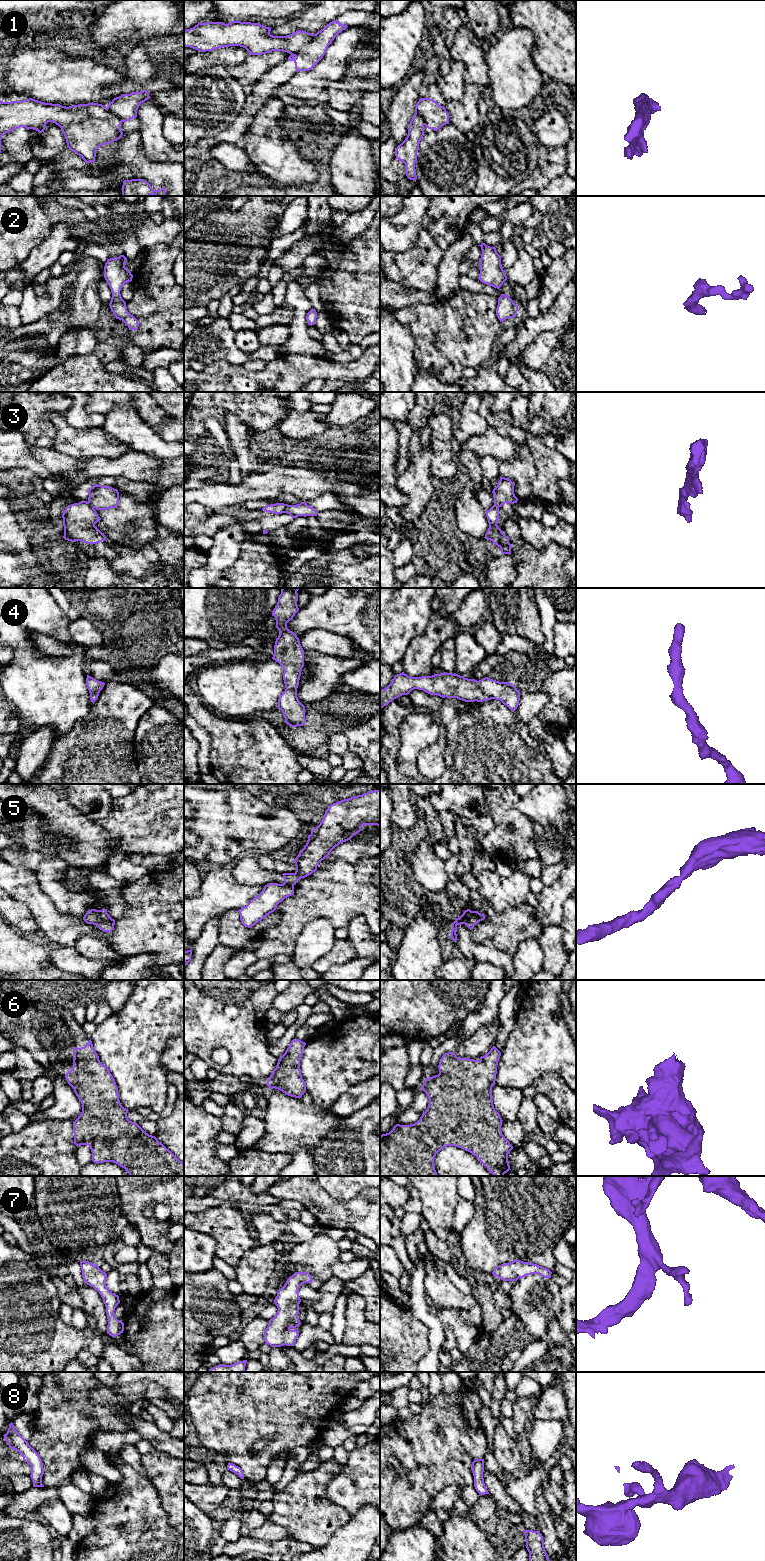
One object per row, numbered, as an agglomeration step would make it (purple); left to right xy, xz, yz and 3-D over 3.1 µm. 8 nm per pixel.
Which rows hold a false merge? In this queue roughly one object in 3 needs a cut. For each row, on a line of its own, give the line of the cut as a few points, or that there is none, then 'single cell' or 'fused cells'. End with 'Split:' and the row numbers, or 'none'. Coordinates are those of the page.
1: cut xz (314, 34), (310, 40), (295, 53), (291, 54); fused cells
2: cut none; single cell
3: cut xz (289, 505), (285, 512); fused cells
4: cut none; single cell
5: cut none; single cell
6: cut none; single cell
7: cut none; single cell
8: cut none; single cell
Split: 1, 3

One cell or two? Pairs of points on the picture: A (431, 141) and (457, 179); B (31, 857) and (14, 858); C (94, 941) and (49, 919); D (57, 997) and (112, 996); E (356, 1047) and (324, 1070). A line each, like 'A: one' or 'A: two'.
A: one
B: one
C: two
D: one
E: one

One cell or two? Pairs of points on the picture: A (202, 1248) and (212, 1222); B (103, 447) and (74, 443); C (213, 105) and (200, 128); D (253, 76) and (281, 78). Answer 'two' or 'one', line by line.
A: two
B: one
C: one
D: two

